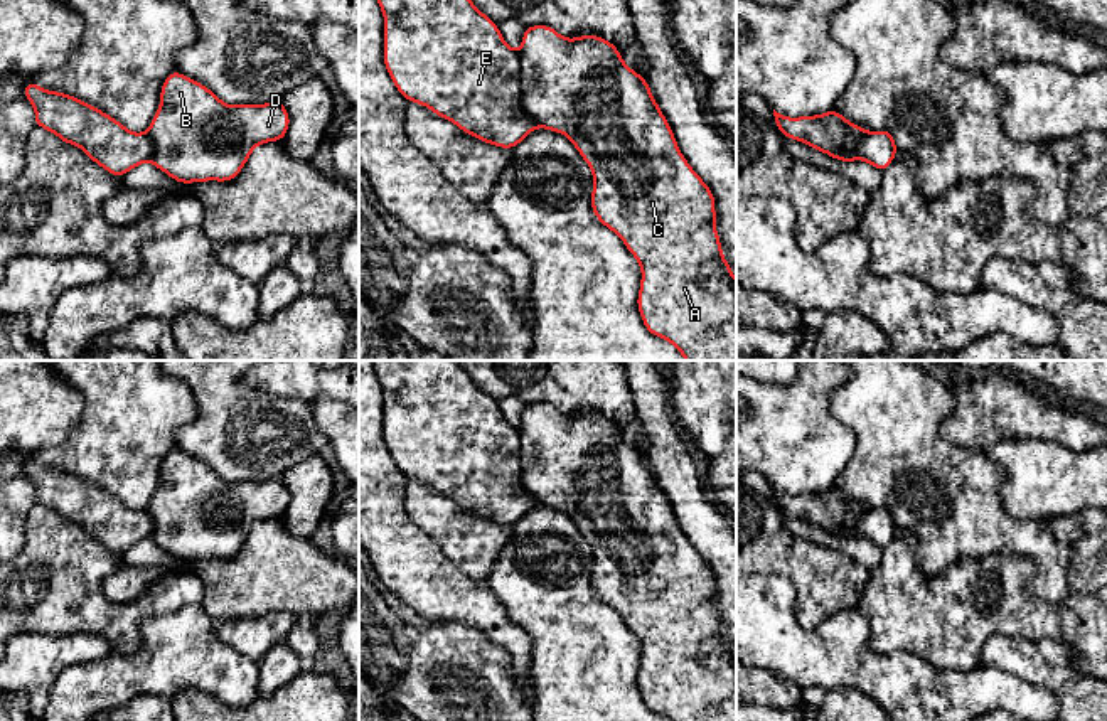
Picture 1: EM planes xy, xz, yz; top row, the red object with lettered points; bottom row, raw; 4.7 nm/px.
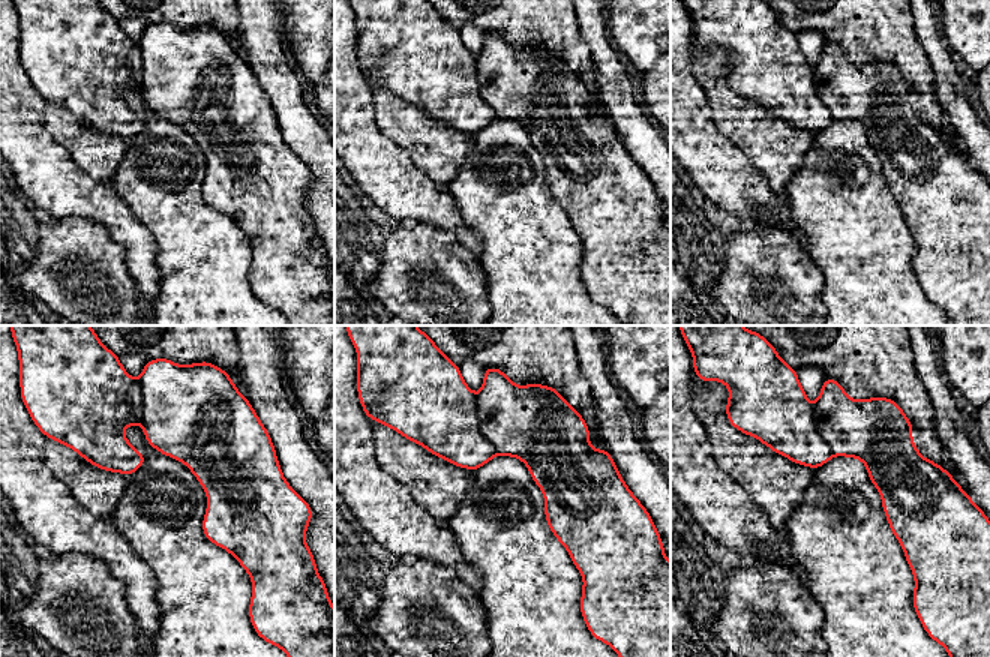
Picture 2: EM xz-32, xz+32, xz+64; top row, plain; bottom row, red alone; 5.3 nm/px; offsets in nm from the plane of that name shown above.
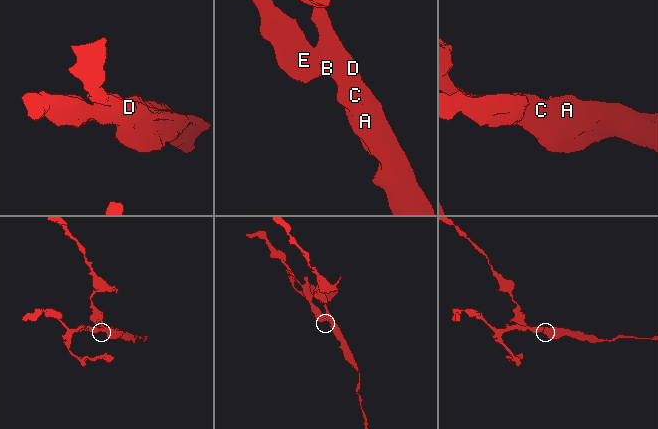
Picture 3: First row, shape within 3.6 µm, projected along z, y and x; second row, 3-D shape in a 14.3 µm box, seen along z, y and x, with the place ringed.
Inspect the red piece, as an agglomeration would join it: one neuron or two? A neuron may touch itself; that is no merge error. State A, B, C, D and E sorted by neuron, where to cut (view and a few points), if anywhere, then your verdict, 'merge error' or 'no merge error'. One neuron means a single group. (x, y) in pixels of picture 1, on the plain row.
groups A B C D / E; cut xz (518, 430), (519, 480), (538, 502); merge error

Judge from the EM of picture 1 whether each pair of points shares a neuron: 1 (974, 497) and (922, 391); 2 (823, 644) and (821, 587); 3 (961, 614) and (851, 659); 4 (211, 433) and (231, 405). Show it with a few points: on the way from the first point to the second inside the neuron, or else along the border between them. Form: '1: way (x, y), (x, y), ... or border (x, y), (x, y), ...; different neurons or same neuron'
1: way (946, 479), (922, 455), (922, 420); same neuron
2: border (794, 593), (794, 615), (806, 629), (856, 605); different neurons
3: border (860, 614), (877, 652), (912, 656); different neurons
4: way (218, 427), (229, 411); same neuron

